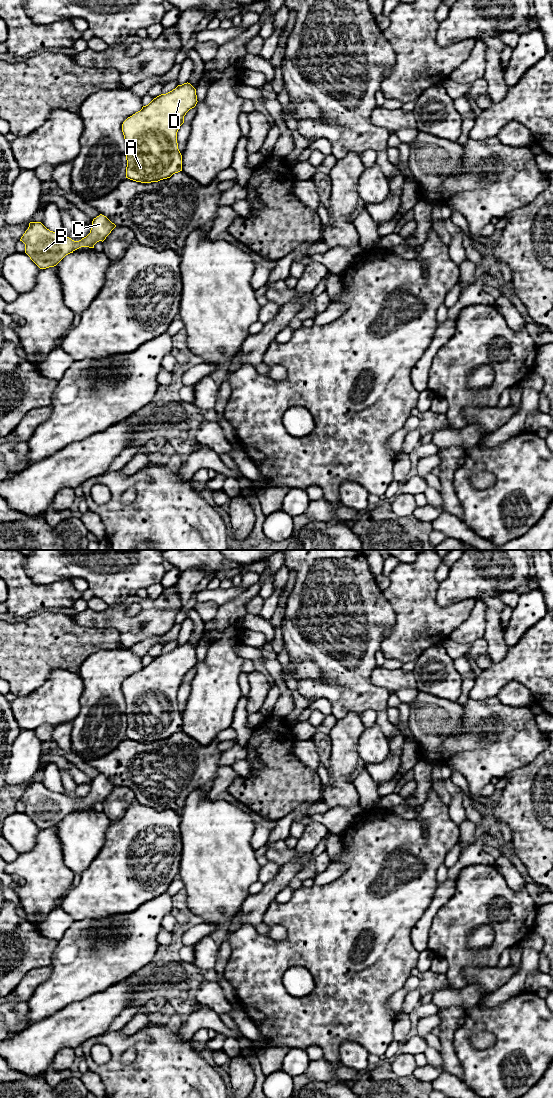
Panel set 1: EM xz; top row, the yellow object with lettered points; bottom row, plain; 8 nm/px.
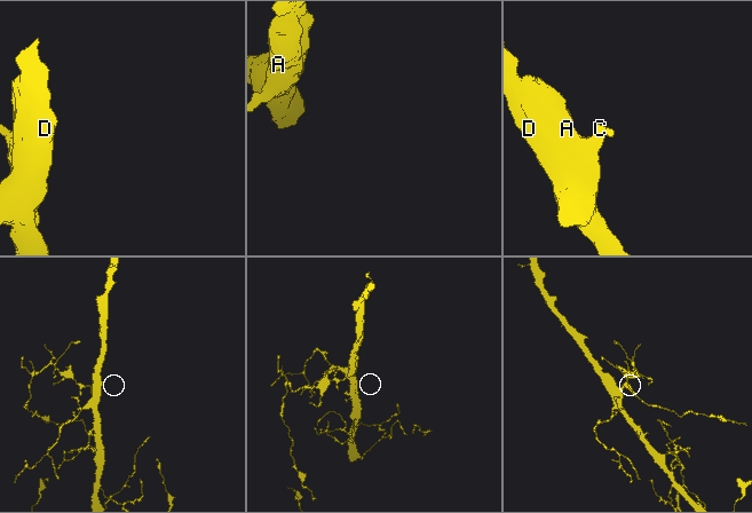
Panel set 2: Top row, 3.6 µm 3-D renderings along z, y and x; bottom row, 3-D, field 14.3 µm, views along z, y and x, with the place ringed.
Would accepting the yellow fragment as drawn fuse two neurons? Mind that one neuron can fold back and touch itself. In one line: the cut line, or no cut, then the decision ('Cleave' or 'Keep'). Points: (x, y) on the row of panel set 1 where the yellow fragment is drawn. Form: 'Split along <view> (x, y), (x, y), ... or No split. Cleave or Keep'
No split. Keep

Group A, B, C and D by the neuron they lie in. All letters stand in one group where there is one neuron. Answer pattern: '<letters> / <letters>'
A B C D

